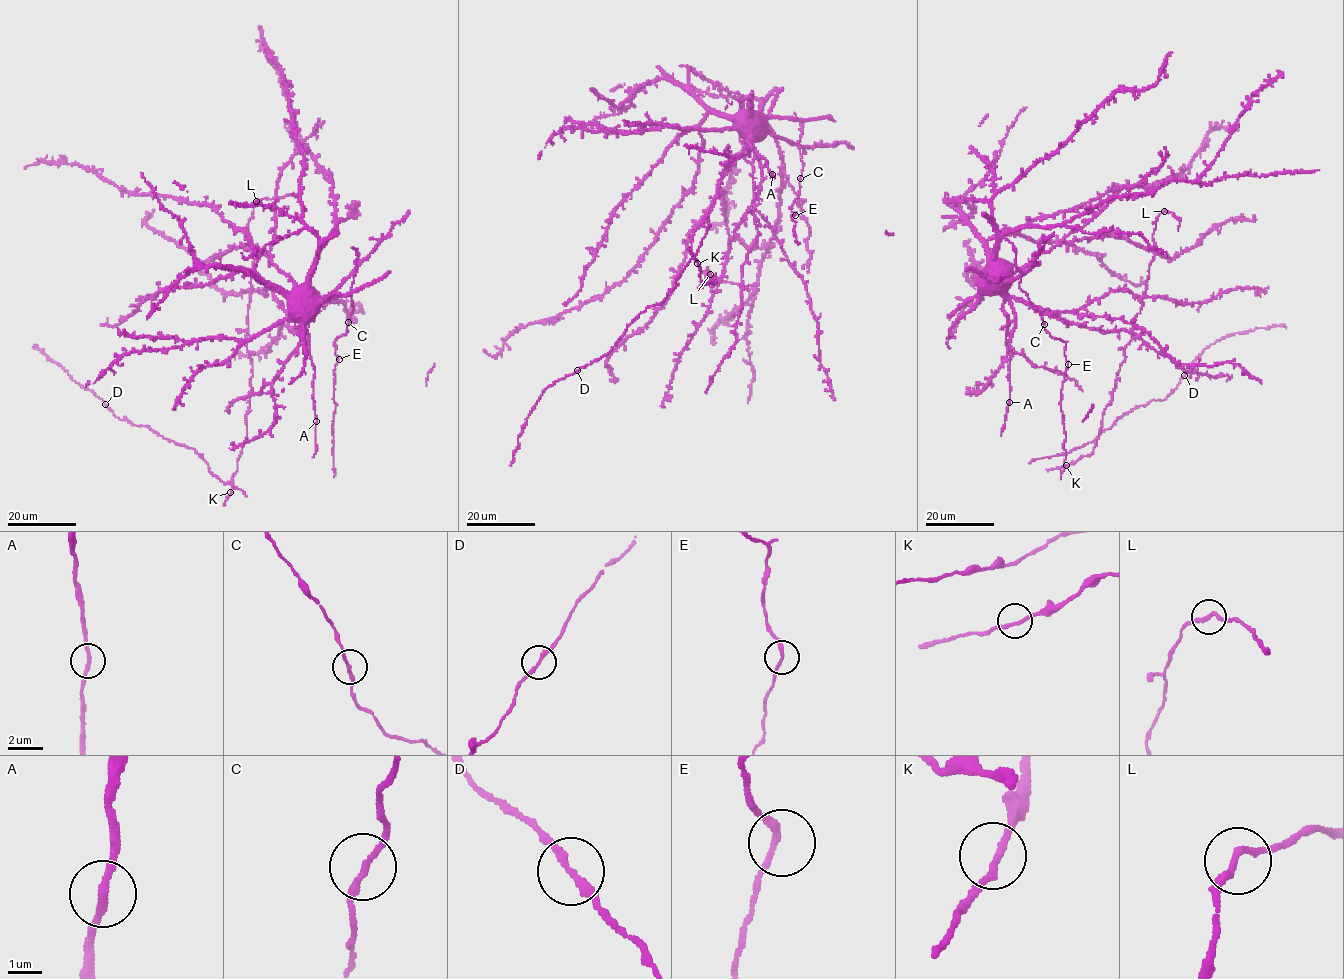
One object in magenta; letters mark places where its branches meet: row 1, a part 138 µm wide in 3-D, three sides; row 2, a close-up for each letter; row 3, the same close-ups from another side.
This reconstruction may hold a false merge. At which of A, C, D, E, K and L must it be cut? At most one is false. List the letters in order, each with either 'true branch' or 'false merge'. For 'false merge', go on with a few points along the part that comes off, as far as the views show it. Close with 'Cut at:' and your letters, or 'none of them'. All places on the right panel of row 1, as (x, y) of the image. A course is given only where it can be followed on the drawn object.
A: true branch
C: true branch
D: true branch
E: true branch
K: true branch
L: true branch
Cut at: none of them

